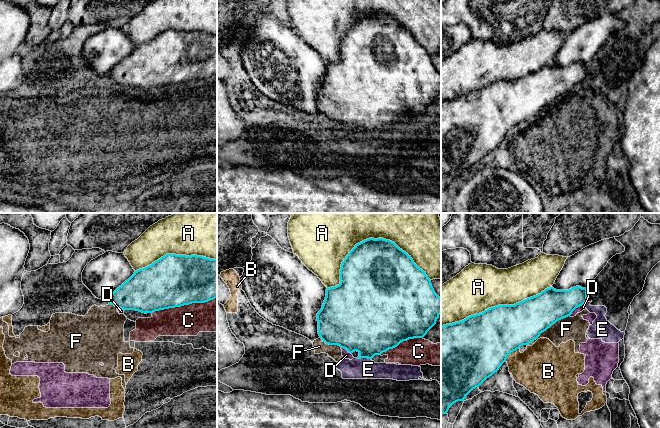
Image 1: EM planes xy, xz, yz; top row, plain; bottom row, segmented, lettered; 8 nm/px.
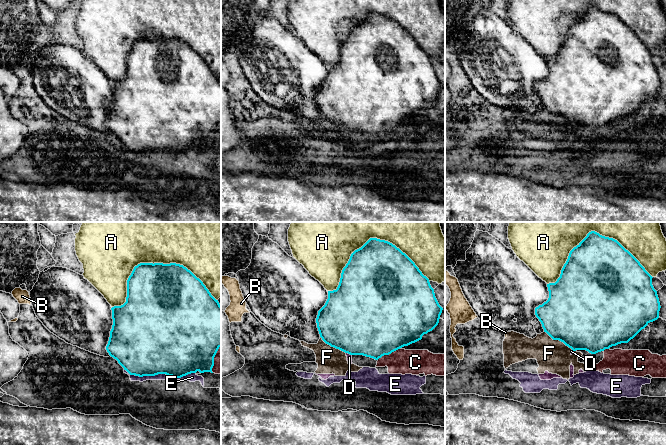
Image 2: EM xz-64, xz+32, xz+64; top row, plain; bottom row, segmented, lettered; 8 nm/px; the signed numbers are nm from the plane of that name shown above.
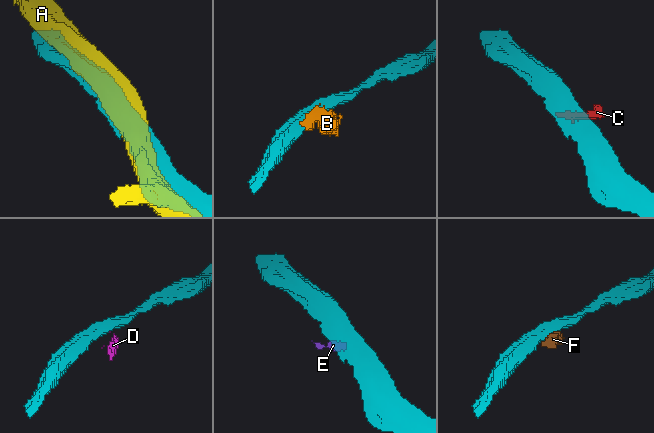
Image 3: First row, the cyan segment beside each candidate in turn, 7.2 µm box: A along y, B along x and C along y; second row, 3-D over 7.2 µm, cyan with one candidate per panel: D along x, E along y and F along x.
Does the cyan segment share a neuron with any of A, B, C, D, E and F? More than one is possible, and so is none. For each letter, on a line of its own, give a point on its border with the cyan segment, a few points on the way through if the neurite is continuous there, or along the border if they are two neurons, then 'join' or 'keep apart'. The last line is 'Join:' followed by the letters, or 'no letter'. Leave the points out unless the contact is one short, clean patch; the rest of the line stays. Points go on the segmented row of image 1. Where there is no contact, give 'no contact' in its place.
A: contact xz (369, 238); keep apart
B: contact yz (511, 351); keep apart
C: contact xy (184, 304); keep apart
D: contact yz (576, 307); border yz (584, 303), (569, 315); keep apart
E: contact xz (364, 357); keep apart
F: contact yz (548, 327); keep apart
Join: no letter

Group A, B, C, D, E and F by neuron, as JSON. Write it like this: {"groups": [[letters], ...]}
{"groups": [["A"], ["B", "C", "D", "E", "F"]]}

